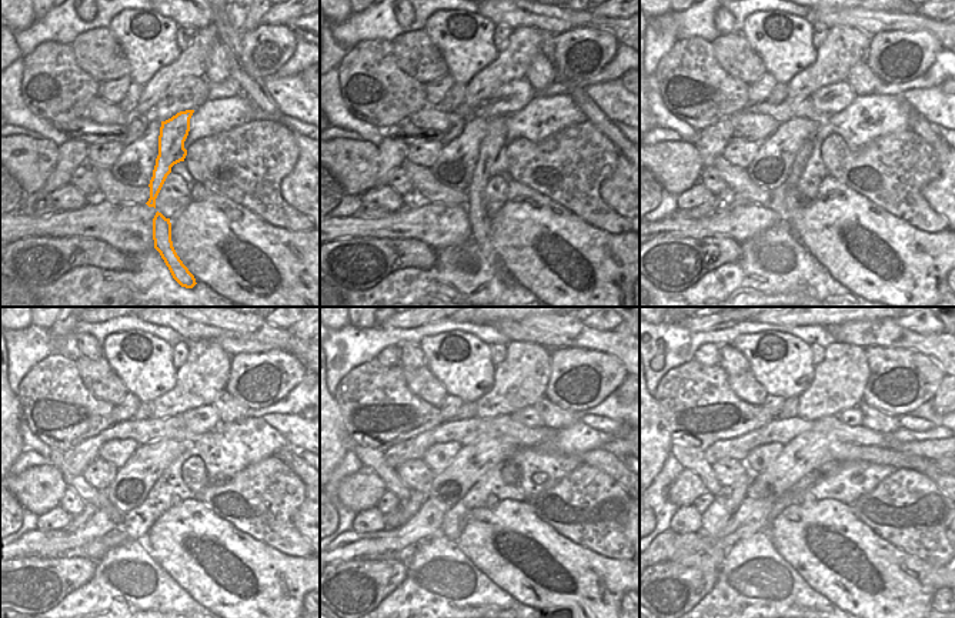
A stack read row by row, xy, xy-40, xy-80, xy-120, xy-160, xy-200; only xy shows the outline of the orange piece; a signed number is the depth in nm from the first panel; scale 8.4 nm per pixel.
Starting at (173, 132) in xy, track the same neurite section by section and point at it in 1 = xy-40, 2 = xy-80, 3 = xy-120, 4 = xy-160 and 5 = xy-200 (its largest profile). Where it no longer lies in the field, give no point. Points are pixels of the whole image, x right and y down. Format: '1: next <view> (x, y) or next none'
1: next xy-40 (493, 156)
2: next xy-80 (785, 200)
3: next xy-120 (137, 521)
4: next xy-160 (456, 518)
5: next xy-200 (790, 497)

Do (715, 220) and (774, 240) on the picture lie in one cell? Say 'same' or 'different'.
different

